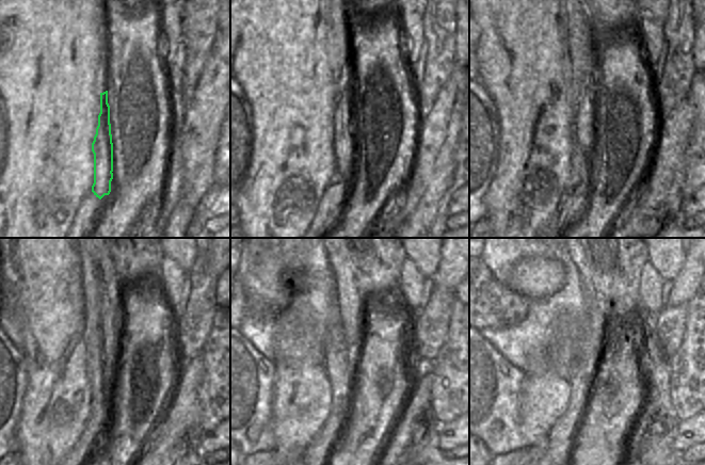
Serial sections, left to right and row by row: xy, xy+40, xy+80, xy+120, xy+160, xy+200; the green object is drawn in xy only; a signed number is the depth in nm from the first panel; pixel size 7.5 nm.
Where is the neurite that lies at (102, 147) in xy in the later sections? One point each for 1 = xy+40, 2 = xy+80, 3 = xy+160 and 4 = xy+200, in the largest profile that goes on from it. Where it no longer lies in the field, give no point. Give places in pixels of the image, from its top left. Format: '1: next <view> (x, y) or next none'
1: next xy+40 (345, 132)
2: next xy+80 (583, 125)
3: next xy+160 (348, 299)
4: next xy+200 (579, 259)

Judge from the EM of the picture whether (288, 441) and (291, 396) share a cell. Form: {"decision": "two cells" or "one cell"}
{"decision": "one cell"}

